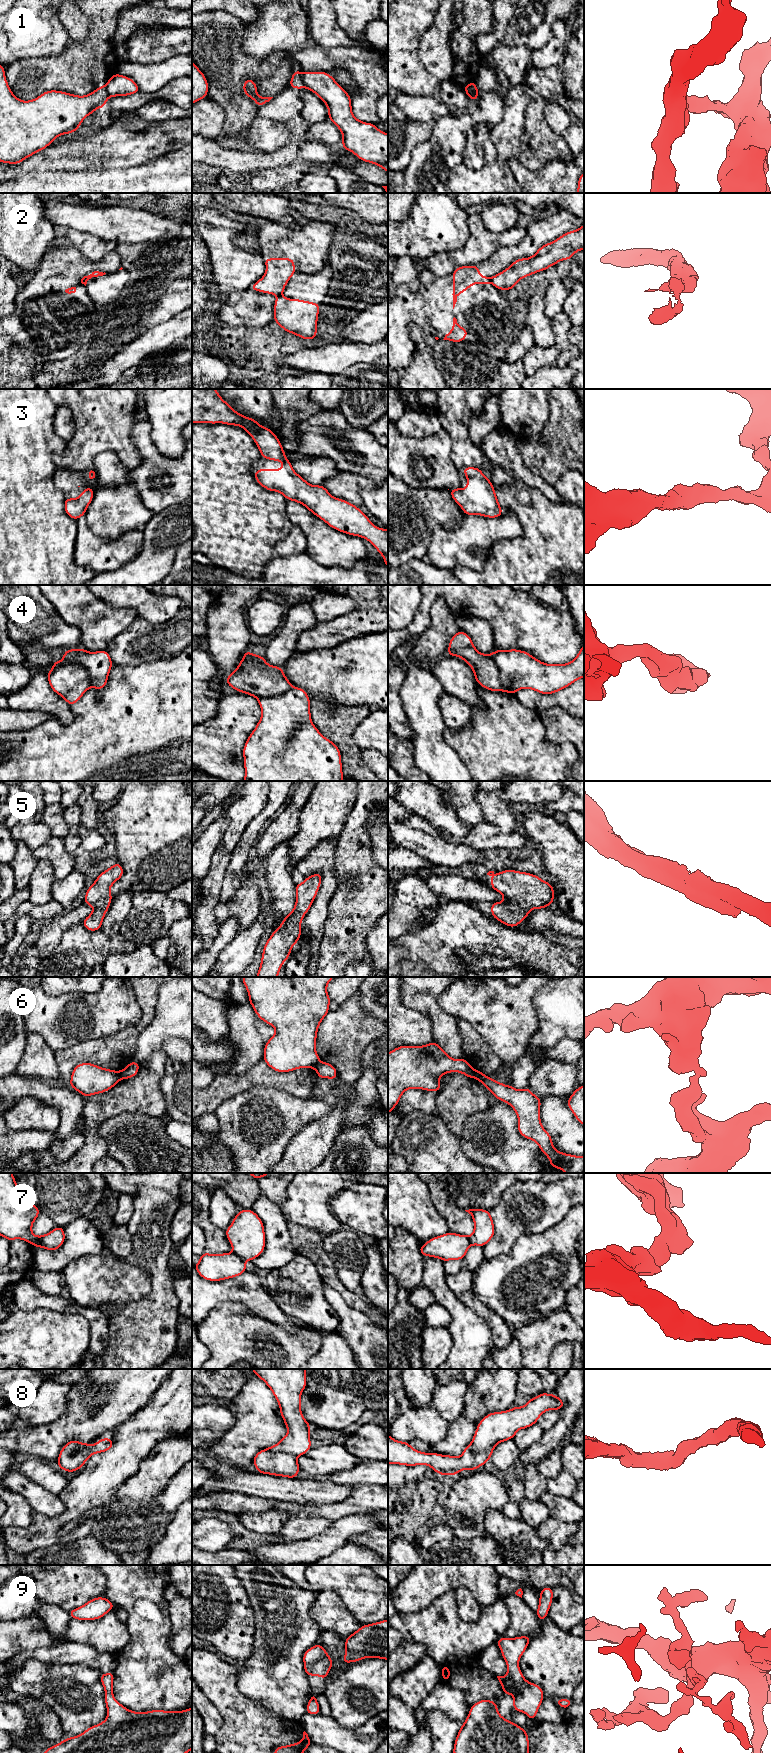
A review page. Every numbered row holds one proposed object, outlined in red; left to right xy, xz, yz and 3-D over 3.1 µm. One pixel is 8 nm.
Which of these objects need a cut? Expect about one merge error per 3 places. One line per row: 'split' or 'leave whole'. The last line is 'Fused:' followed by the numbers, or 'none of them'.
1: split
2: split
3: leave whole
4: split
5: leave whole
6: split
7: split
8: leave whole
9: leave whole
Fused: 1, 2, 4, 6, 7

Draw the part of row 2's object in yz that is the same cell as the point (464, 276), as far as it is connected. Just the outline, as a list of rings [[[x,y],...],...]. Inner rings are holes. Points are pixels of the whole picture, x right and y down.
[[[478,265],[460,266],[454,270],[453,275],[453,309],[457,296],[468,290],[474,284],[489,284],[491,278],[481,276]]]

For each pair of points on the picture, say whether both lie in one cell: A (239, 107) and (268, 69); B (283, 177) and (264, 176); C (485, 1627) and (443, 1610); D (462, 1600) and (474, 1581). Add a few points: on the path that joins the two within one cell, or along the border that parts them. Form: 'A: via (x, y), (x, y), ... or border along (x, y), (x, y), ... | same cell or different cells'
A: via (237, 93), (237, 81), (248, 70), (254, 70) | same cell
B: via (278, 177), (269, 177) | same cell
C: via (475, 1627), (460, 1627), (453, 1620) | same cell
D: border along (454, 1591), (465, 1587), (481, 1608) | different cells

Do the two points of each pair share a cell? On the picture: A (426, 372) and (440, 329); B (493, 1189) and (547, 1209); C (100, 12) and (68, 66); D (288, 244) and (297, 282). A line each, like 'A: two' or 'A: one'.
A: two
B: two
C: one
D: two

